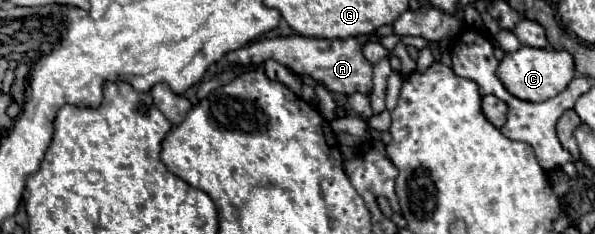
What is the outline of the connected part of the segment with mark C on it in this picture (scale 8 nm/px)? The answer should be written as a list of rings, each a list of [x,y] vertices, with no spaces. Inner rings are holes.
[[[521,46],[517,52],[505,54],[503,60],[497,64],[497,76],[503,82],[503,86],[507,88],[507,92],[511,92],[515,98],[519,100],[527,100],[527,102],[543,102],[547,98],[557,96],[567,84],[569,80],[575,76],[573,70],[573,60],[569,52],[557,52],[557,50],[539,50],[539,48],[531,48],[531,46]]]

